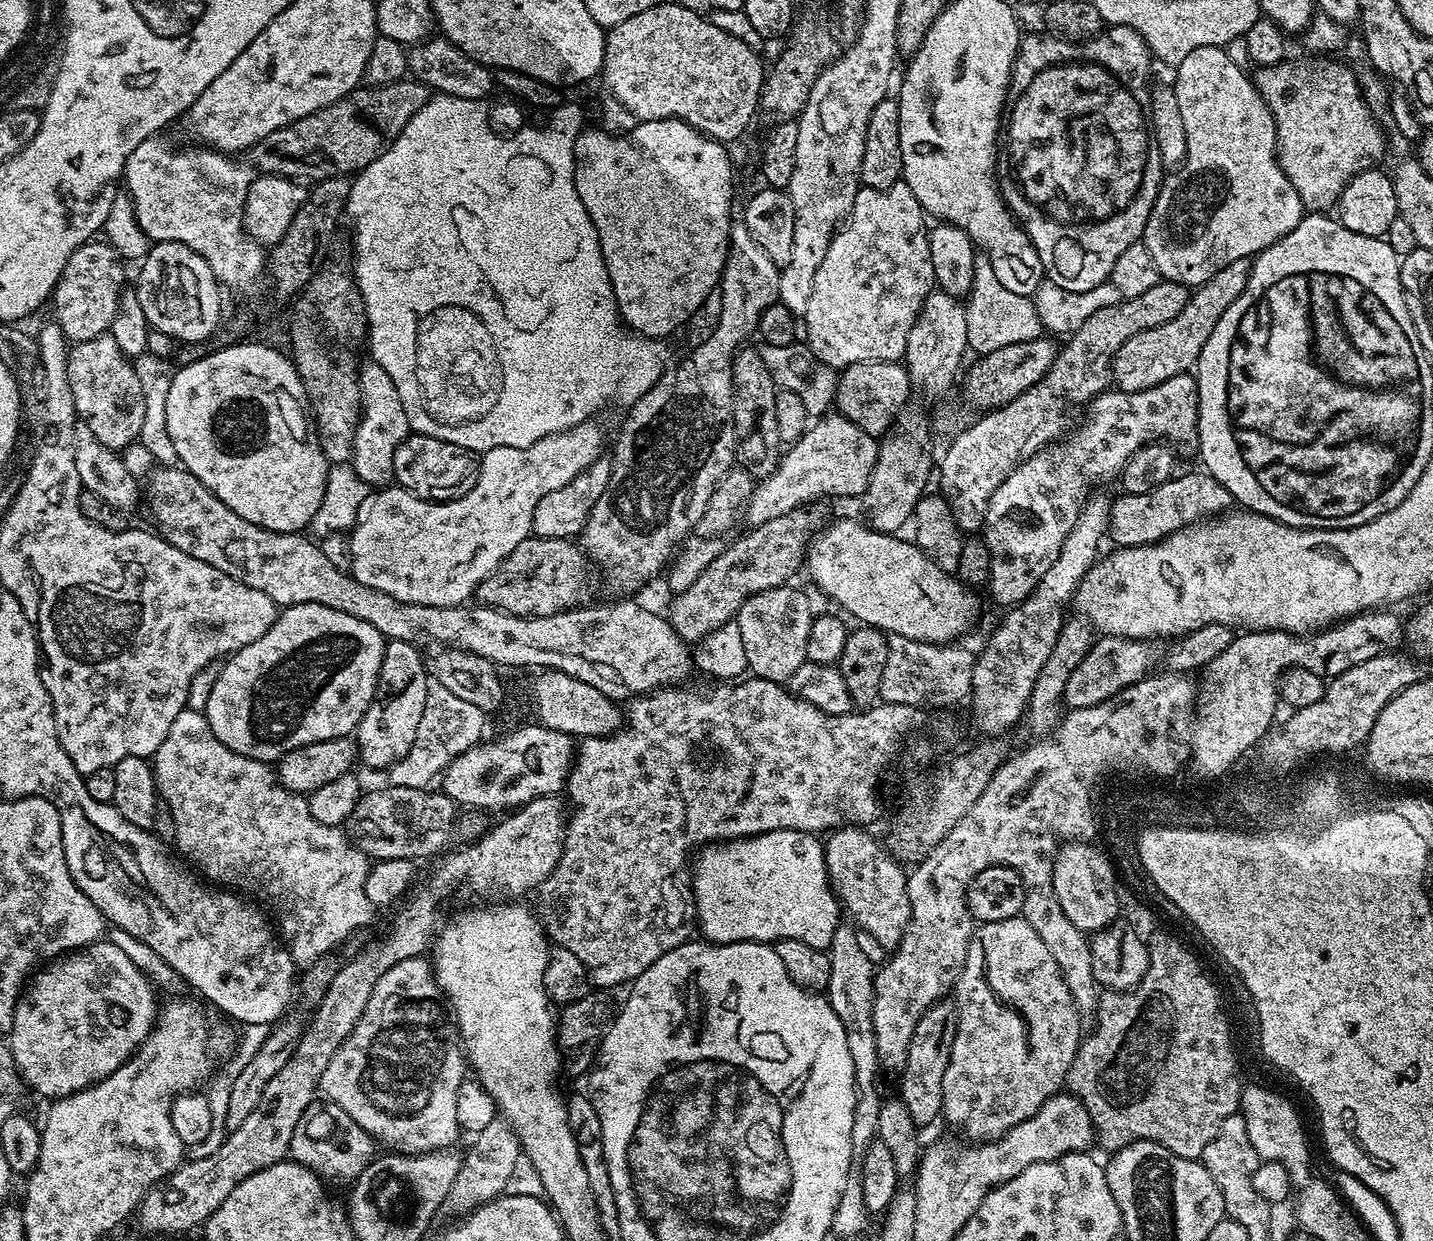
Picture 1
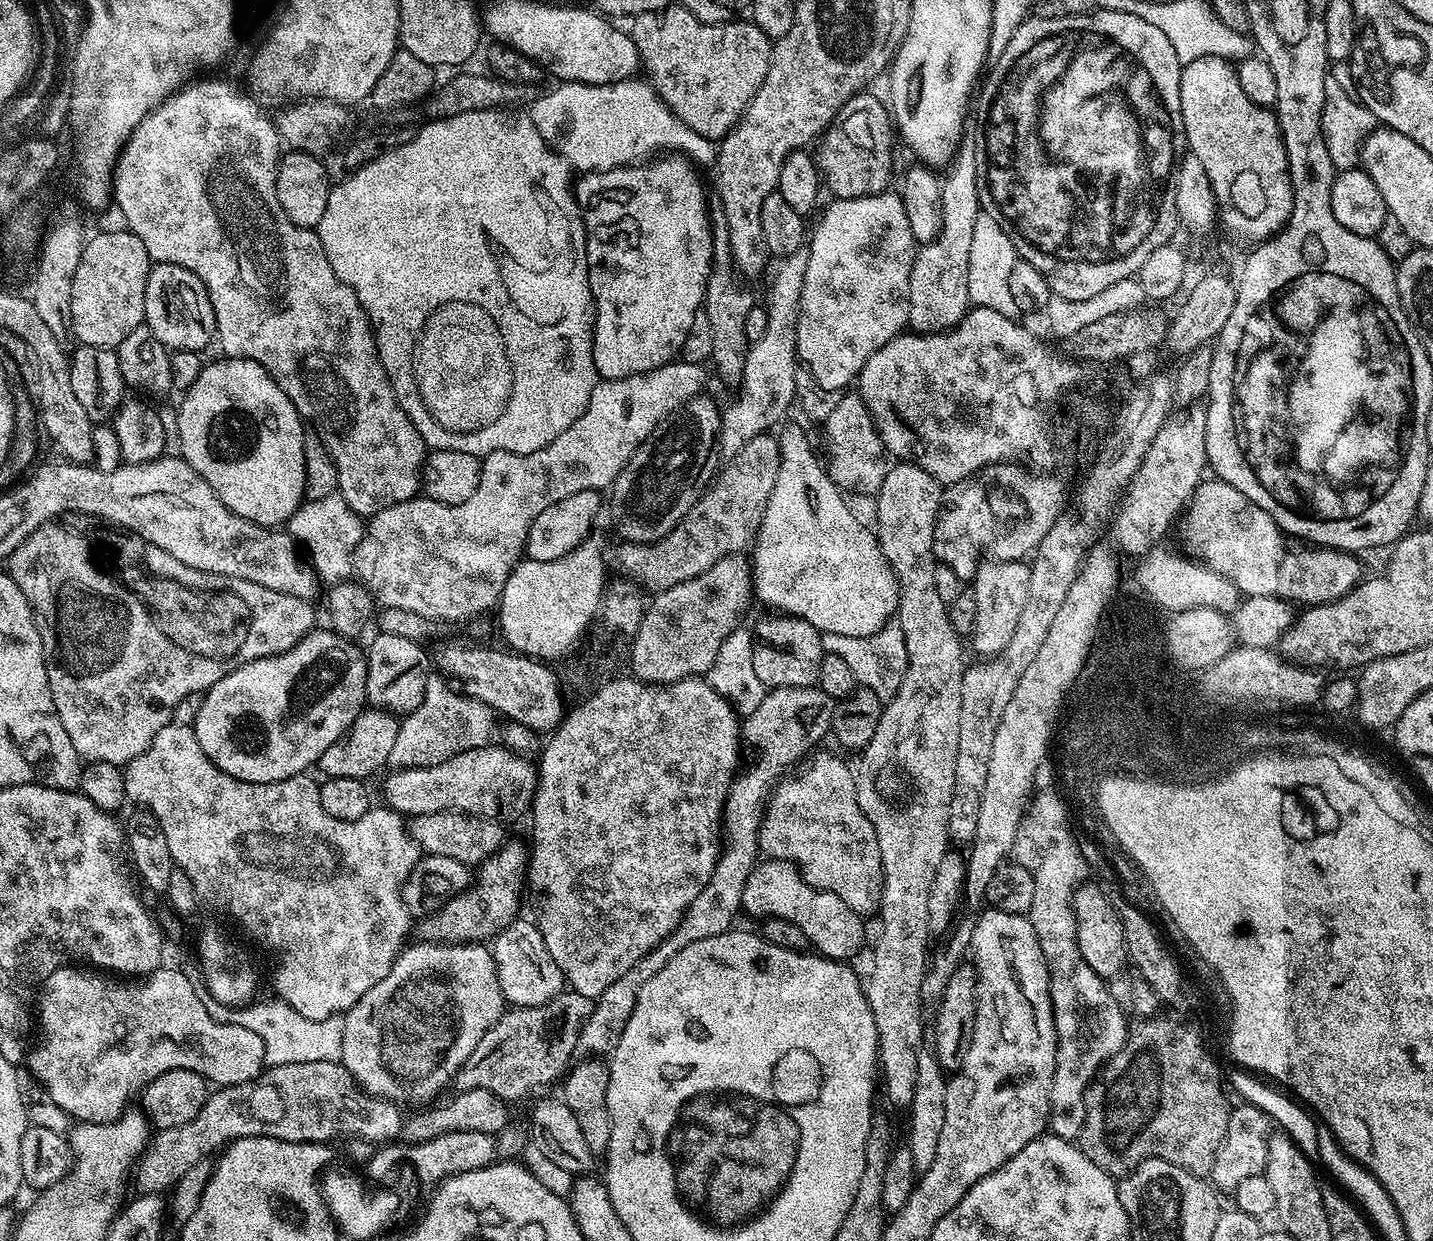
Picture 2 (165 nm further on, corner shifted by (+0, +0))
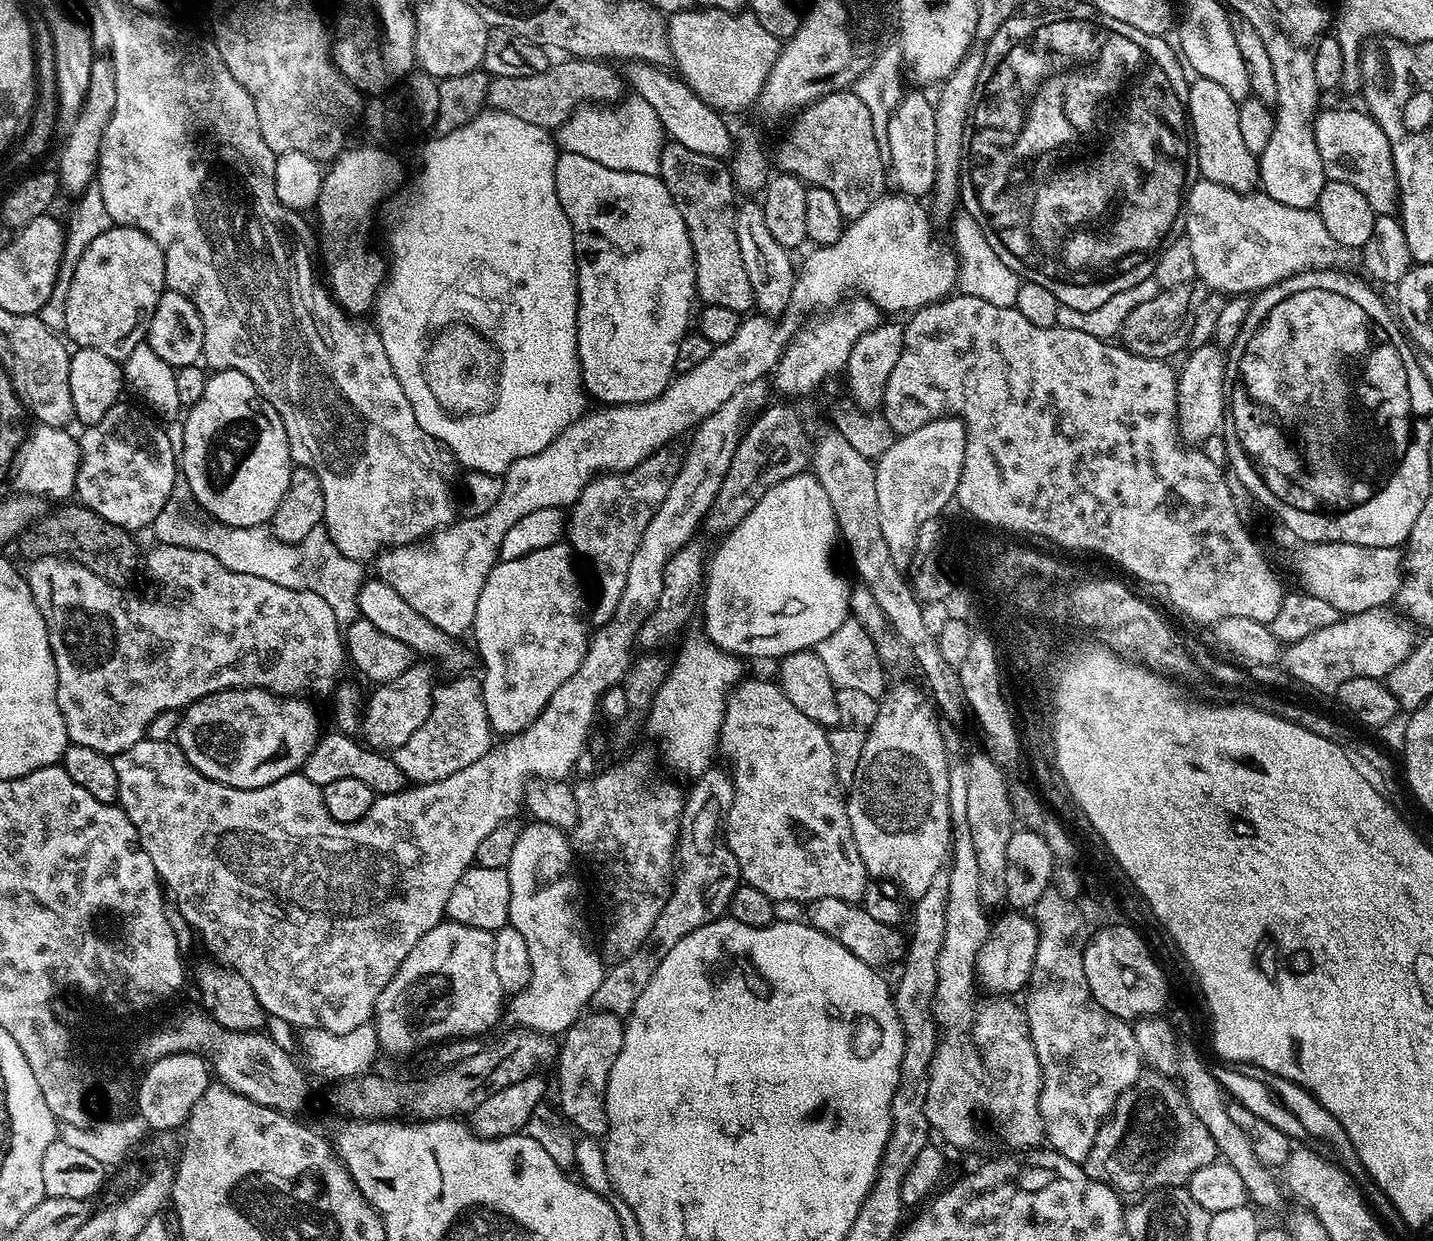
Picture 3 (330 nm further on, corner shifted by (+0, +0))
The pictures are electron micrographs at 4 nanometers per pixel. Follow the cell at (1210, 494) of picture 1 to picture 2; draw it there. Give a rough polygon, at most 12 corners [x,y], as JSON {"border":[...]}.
{"border":[[1224,480],[1186,506],[1186,544],[1244,596],[1329,604],[1362,579],[1351,552],[1291,552]]}

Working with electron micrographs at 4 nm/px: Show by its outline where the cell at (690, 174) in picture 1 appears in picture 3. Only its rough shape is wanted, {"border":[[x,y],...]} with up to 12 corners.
{"border":[[561,151],[576,349],[604,406],[660,397],[696,295],[659,175]]}

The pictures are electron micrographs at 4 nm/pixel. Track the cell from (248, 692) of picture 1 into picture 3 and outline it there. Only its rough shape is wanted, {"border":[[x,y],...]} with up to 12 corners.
{"border":[[228,688],[175,739],[206,778],[261,788],[322,736],[304,698]]}

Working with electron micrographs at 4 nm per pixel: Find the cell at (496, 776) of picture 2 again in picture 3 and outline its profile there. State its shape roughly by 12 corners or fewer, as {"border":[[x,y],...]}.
{"border":[[325,733],[302,774],[324,787],[355,778],[375,795],[408,779],[393,757],[355,737]]}

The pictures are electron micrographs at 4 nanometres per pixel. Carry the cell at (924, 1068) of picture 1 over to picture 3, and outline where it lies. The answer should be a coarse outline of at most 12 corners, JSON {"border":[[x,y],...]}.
{"border":[[1031,915],[995,917],[976,964],[992,994],[1023,993],[1040,929]]}

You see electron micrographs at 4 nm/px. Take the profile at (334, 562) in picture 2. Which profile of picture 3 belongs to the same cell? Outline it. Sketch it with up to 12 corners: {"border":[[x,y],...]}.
{"border":[[169,506],[161,544],[226,570],[318,594],[342,626],[360,616],[365,565],[322,526],[287,544],[263,524],[231,528]]}

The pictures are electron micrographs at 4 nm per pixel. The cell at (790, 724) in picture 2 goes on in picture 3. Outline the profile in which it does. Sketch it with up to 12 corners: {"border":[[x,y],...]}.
{"border":[[710,766],[680,815],[672,892],[592,999],[627,1018],[666,954],[742,883],[726,839],[736,788]]}

